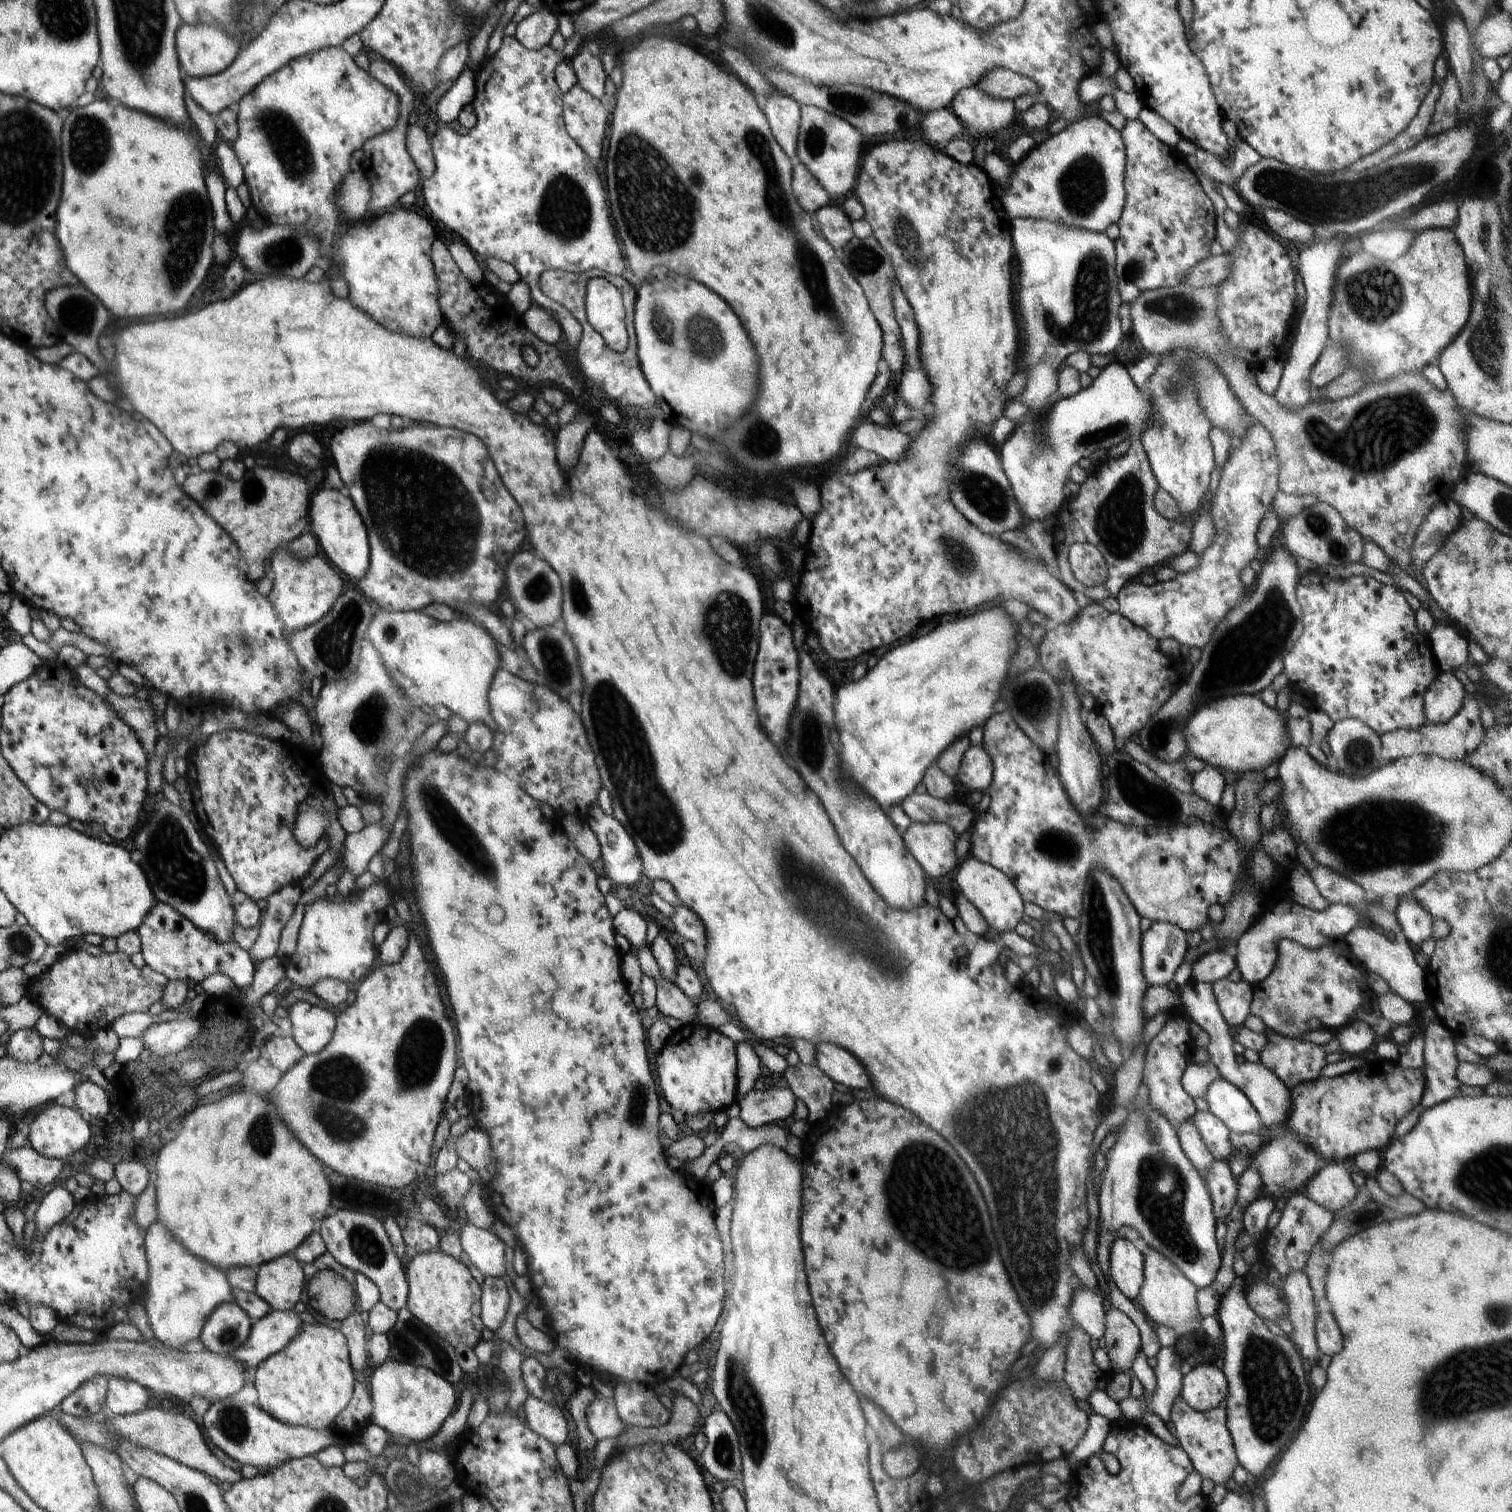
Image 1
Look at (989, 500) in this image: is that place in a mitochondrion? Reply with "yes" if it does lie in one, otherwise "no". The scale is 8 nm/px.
yes

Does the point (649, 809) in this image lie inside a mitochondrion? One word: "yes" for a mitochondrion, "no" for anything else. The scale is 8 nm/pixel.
yes

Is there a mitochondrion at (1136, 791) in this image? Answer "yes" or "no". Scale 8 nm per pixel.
yes

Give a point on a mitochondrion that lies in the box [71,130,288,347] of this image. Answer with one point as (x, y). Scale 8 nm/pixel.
(183, 223)

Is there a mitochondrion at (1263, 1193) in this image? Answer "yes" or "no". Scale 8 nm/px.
no

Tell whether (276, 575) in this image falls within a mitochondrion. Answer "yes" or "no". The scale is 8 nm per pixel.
no

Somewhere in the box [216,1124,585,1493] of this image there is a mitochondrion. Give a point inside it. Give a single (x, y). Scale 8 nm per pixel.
(366, 1245)

